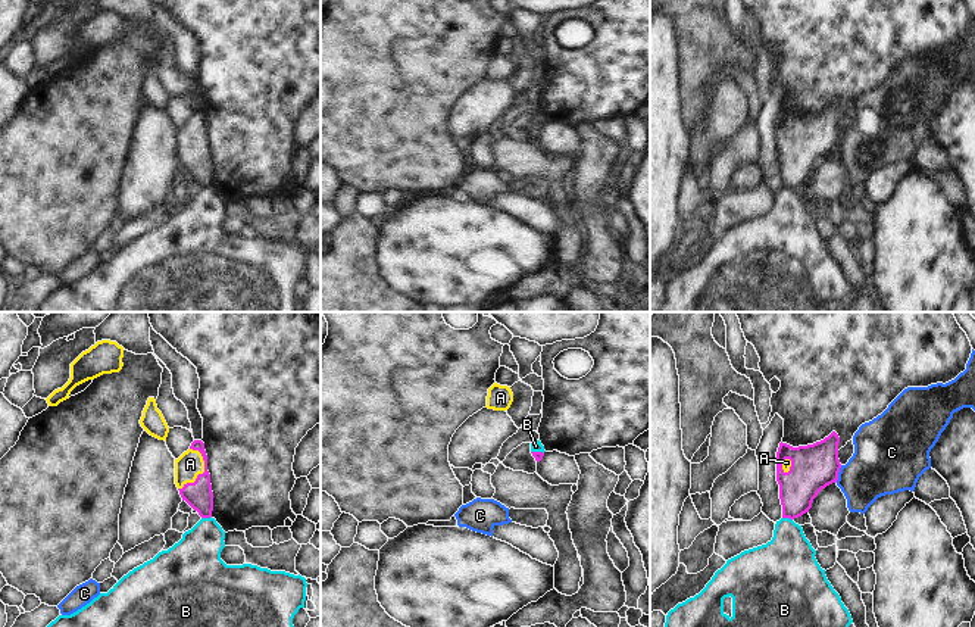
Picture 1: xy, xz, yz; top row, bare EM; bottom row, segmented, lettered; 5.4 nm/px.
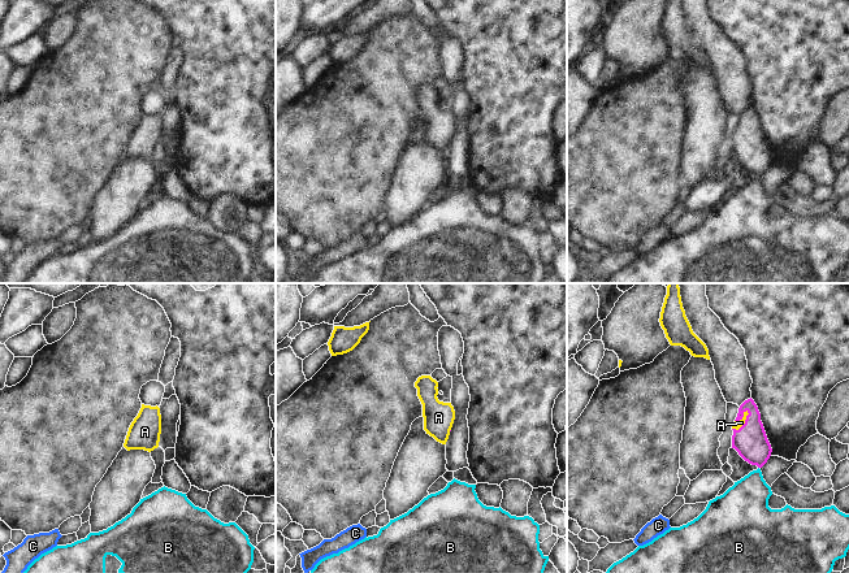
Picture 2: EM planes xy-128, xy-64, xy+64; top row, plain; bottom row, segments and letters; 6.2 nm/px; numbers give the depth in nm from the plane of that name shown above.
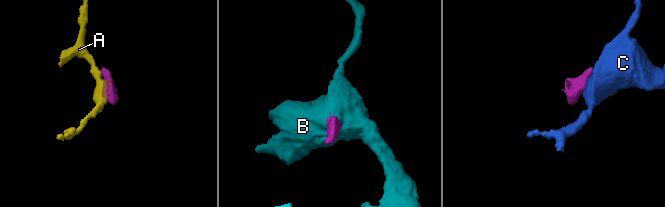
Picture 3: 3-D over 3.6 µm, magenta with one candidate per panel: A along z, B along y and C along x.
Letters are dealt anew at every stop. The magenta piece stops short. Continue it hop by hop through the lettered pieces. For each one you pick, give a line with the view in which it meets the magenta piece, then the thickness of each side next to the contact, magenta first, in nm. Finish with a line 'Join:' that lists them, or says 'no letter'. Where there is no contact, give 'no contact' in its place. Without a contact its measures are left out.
A: xy | 150/150 nm
Join: A

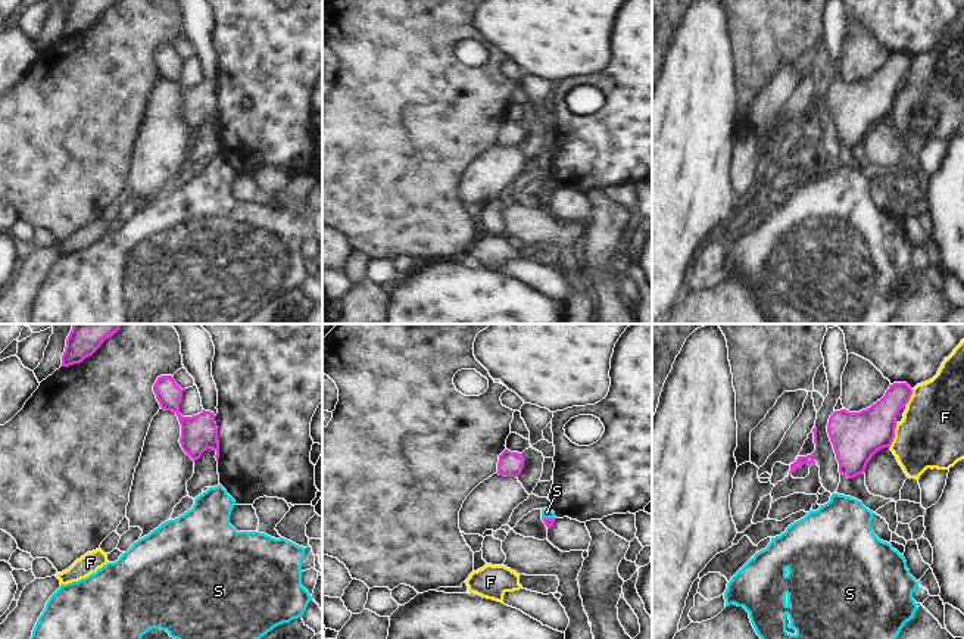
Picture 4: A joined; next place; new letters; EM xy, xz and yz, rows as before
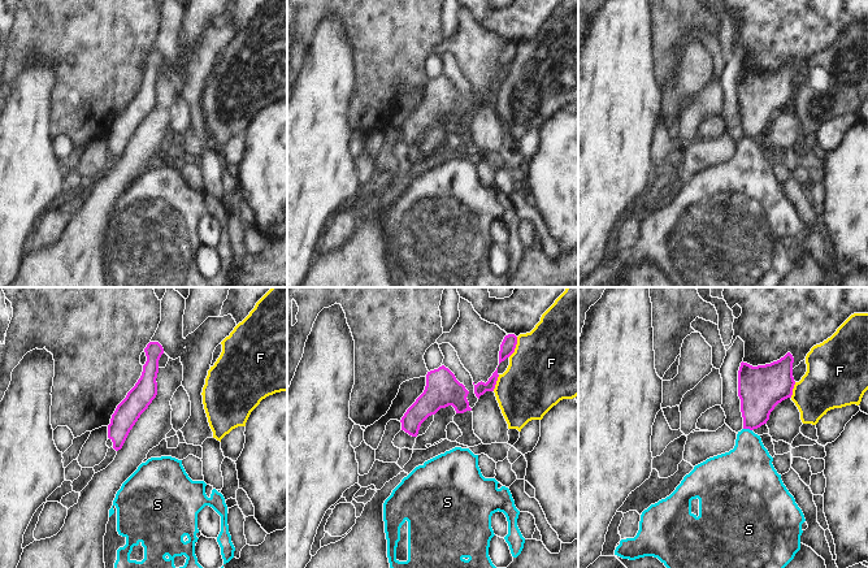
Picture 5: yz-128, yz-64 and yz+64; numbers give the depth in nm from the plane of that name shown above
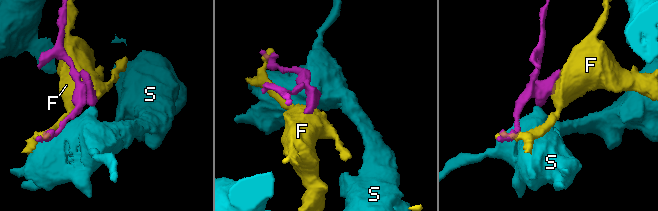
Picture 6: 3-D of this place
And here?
Join: no letter

